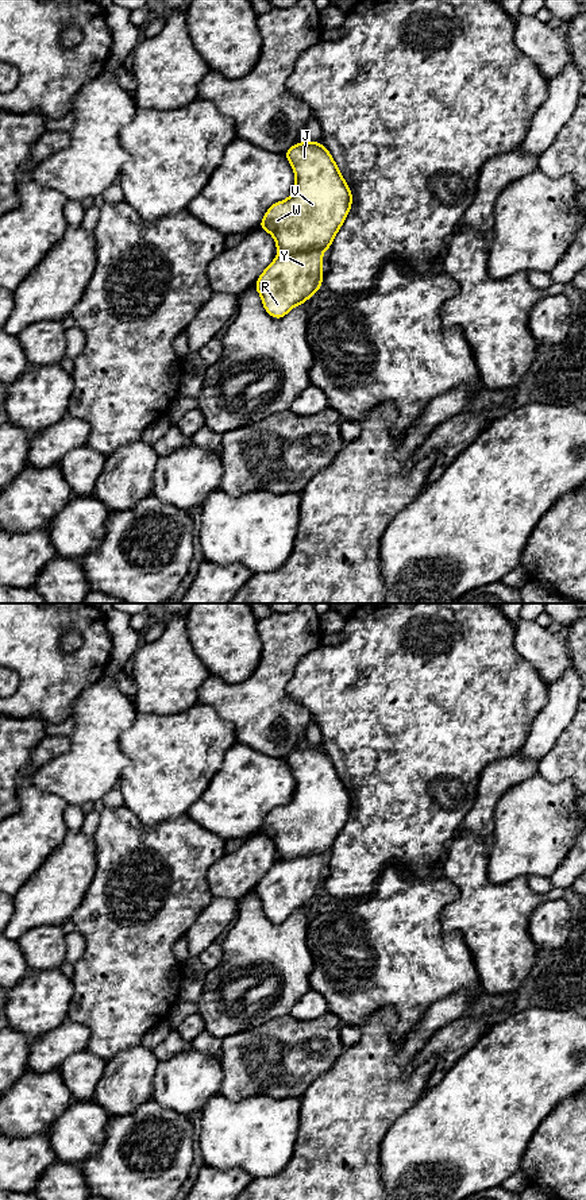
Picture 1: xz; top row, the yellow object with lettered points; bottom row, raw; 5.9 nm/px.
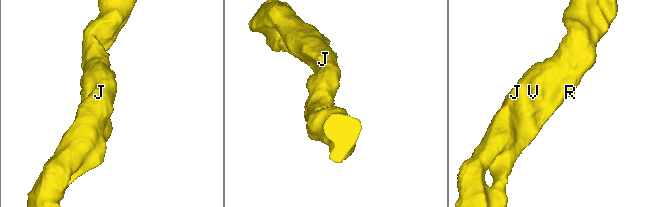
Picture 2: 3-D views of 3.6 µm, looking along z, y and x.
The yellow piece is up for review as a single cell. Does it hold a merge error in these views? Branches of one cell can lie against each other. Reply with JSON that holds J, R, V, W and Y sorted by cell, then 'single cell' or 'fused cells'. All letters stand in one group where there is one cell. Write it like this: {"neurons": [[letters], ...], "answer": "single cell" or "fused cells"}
{"neurons": [["J", "R", "V", "W", "Y"]], "answer": "single cell"}

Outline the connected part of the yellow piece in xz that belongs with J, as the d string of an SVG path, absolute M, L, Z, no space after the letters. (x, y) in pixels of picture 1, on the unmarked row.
M319 746L296 748L284 757L296 779L292 800L274 807L259 833L273 840L278 861L254 894L274 923L321 894L323 856L344 827L352 799L329 756Z

